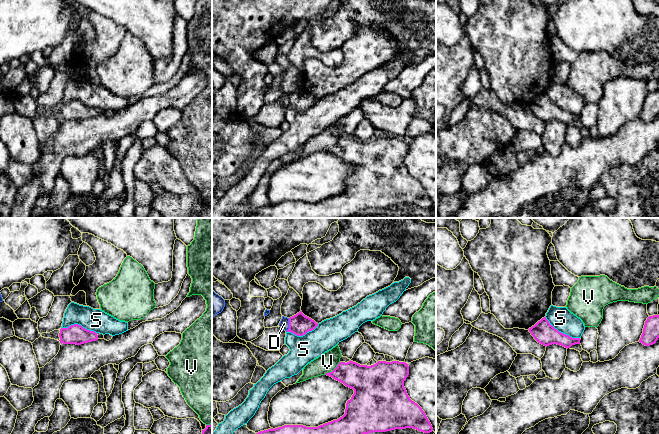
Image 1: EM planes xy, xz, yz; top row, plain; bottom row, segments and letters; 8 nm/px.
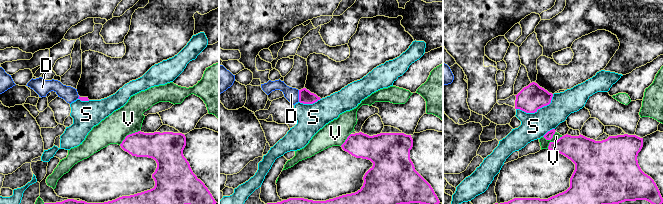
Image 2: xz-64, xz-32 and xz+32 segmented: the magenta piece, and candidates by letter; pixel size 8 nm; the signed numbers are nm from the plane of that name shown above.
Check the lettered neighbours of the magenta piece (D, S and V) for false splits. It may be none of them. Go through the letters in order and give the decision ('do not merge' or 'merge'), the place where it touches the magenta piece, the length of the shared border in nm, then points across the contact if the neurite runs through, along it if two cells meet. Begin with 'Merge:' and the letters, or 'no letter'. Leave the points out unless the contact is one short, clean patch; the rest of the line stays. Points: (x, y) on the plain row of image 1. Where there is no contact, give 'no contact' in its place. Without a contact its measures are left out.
Merge: no letter
D: do not merge | xz (289, 101) | 110 nm | along xz (289, 94), (289, 104), (286, 107)
S: do not merge | yz (560, 108) | 340 nm
V: do not merge | xz (333, 146) | 170 nm

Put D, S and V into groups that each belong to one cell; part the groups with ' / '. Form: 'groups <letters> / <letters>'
groups D / S / V

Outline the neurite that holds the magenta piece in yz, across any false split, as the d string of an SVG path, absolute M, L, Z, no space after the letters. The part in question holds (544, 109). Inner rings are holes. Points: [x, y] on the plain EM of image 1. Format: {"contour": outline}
{"contour": "M546 93L542 94L528 106L538 119L546 123L557 120L568 125L572 121L580 120L581 116L580 114L572 114L569 111L559 108L549 99Z"}

